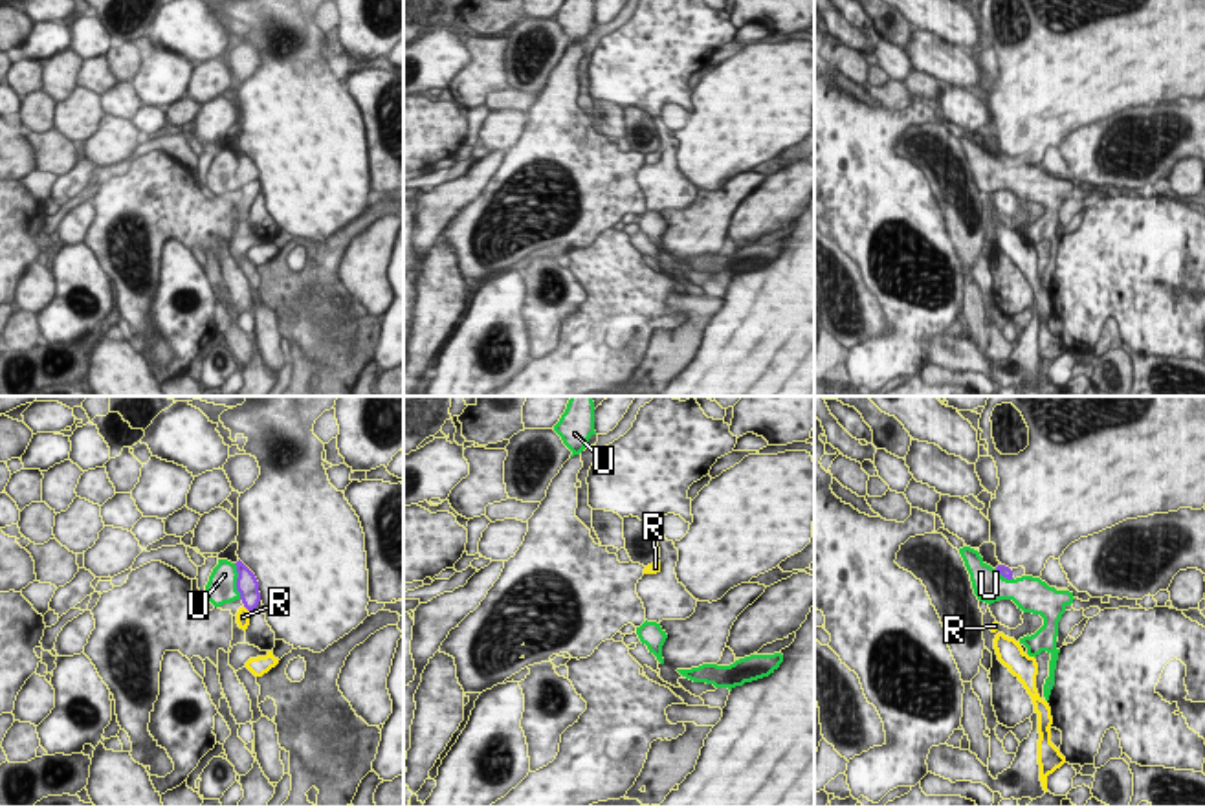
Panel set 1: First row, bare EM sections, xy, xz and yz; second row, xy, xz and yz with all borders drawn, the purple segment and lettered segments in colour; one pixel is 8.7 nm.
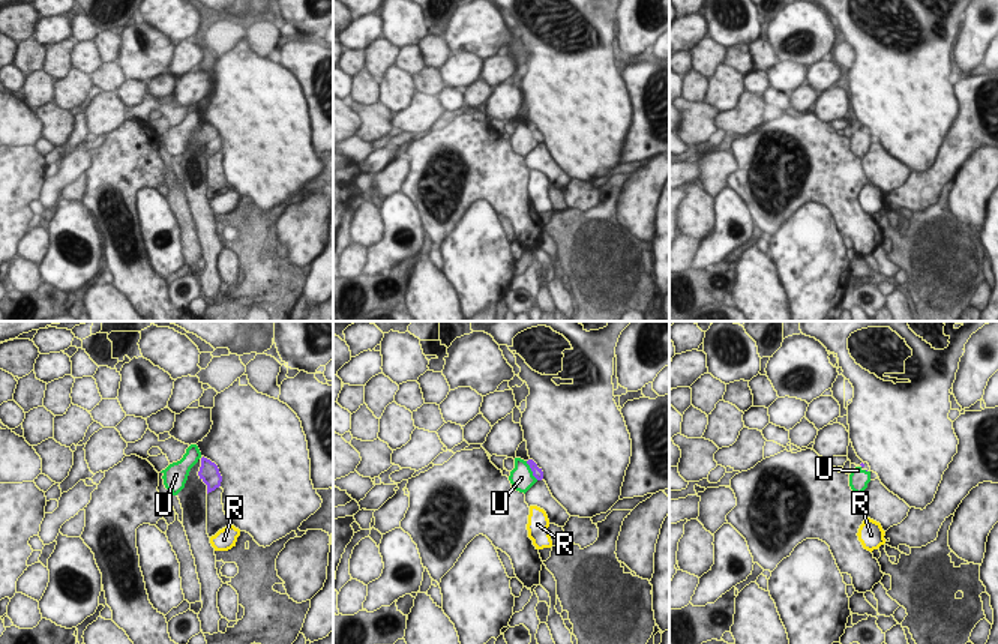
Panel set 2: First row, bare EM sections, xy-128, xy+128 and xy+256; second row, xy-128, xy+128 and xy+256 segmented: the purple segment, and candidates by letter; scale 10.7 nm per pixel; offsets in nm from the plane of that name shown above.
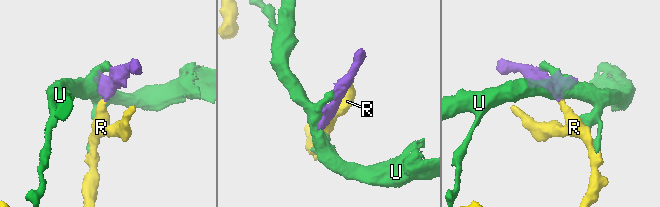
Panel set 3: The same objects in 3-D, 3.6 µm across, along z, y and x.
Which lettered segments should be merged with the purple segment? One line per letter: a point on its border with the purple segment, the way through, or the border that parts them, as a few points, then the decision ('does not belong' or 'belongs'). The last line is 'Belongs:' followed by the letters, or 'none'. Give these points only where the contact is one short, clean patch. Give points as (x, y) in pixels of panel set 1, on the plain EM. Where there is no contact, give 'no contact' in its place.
R: meets purple in xy at (246, 197); runs through xy (246, 173), (246, 197), (243, 206); belongs
U: meets purple in xy at (237, 171); does not belong
Belongs: R

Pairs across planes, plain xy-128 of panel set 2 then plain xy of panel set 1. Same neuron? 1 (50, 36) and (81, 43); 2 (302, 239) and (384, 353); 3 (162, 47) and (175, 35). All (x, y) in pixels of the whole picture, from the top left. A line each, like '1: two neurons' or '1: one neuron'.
1: two neurons
2: two neurons
3: two neurons

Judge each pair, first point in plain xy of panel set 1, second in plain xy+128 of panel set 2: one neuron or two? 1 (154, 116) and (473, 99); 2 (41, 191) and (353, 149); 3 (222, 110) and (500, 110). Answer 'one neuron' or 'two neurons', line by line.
1: two neurons
2: one neuron
3: one neuron

